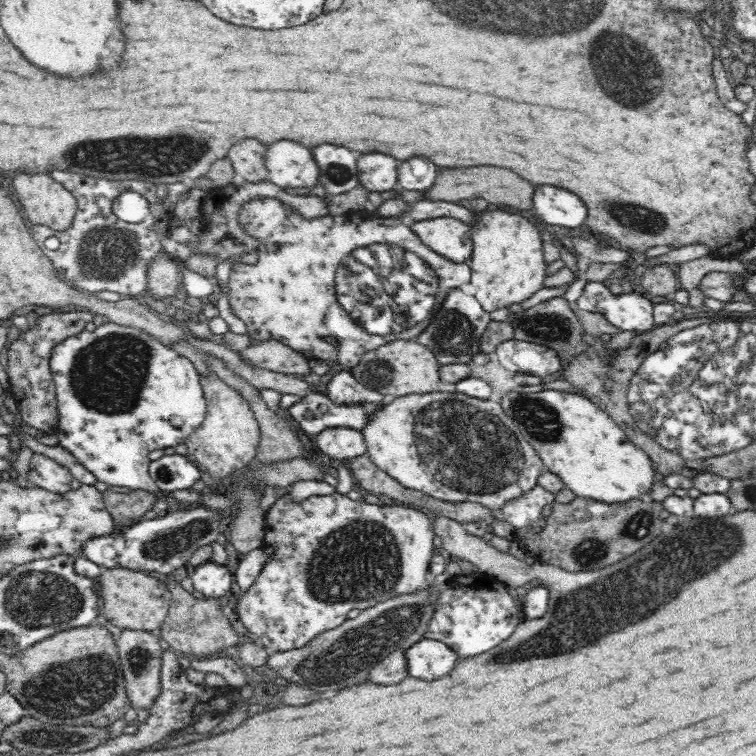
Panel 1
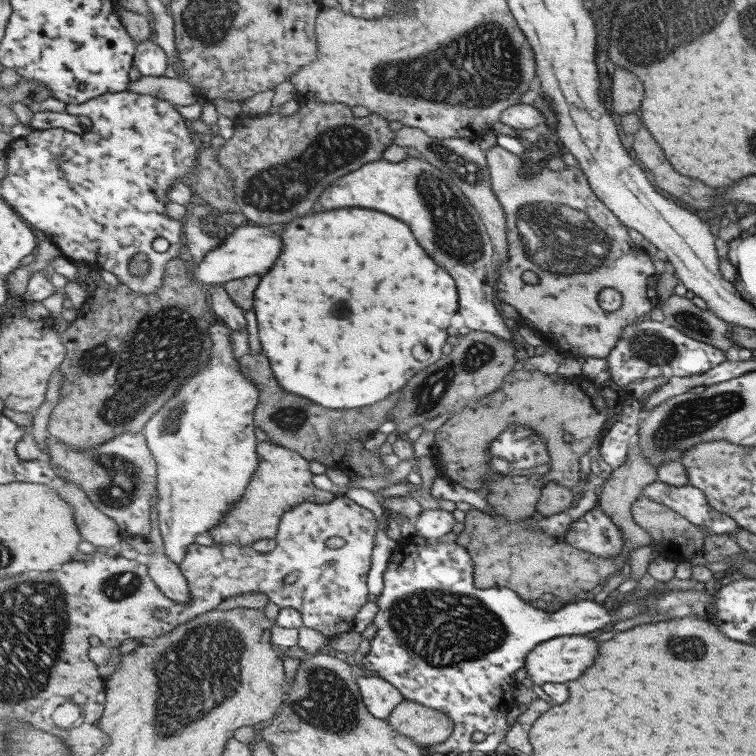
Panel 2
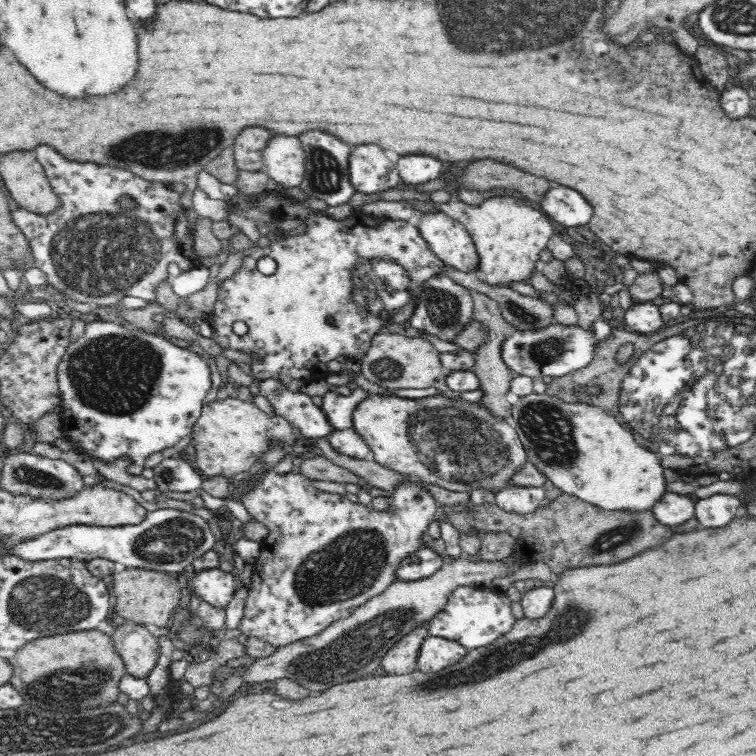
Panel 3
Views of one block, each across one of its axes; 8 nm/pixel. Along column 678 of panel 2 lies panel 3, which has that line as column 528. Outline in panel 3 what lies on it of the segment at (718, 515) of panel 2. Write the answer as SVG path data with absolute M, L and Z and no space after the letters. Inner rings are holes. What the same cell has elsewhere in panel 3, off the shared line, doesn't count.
M513 485L495 495L495 503L502 510L520 515L530 514L547 502L543 487Z

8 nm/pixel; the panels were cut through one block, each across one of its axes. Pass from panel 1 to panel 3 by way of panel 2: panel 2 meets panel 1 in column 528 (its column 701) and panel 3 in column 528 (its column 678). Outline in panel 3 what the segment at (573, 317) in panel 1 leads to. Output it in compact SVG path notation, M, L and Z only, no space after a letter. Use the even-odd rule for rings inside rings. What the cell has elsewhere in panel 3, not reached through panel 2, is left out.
M446 266L445 275L458 284L488 295L499 304L501 315L506 323L518 331L537 331L556 323L555 307L547 300L524 296L508 287L494 287L482 283L475 276L476 270L462 272Z

